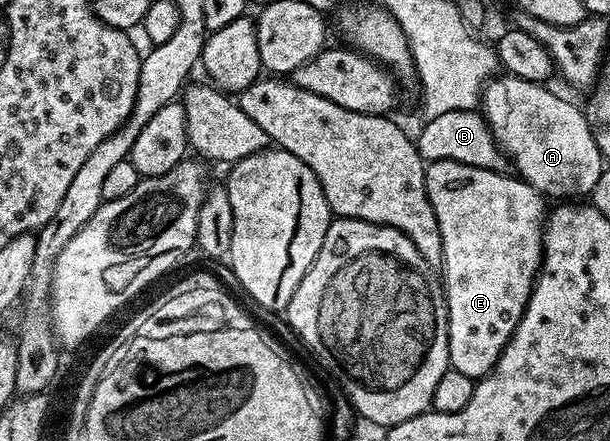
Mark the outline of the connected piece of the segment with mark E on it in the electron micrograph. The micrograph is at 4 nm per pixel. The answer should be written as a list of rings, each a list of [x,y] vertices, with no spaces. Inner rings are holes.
[[[435,161],[425,168],[425,192],[431,201],[431,209],[435,209],[435,221],[439,221],[439,233],[443,237],[443,257],[439,268],[439,278],[445,289],[445,307],[449,310],[449,365],[452,370],[463,373],[473,380],[479,380],[493,370],[497,359],[507,341],[525,312],[525,305],[533,291],[533,280],[537,277],[537,268],[541,265],[541,233],[547,214],[546,196],[536,191],[520,177],[509,173],[479,169],[475,165],[463,165],[459,161]]]

